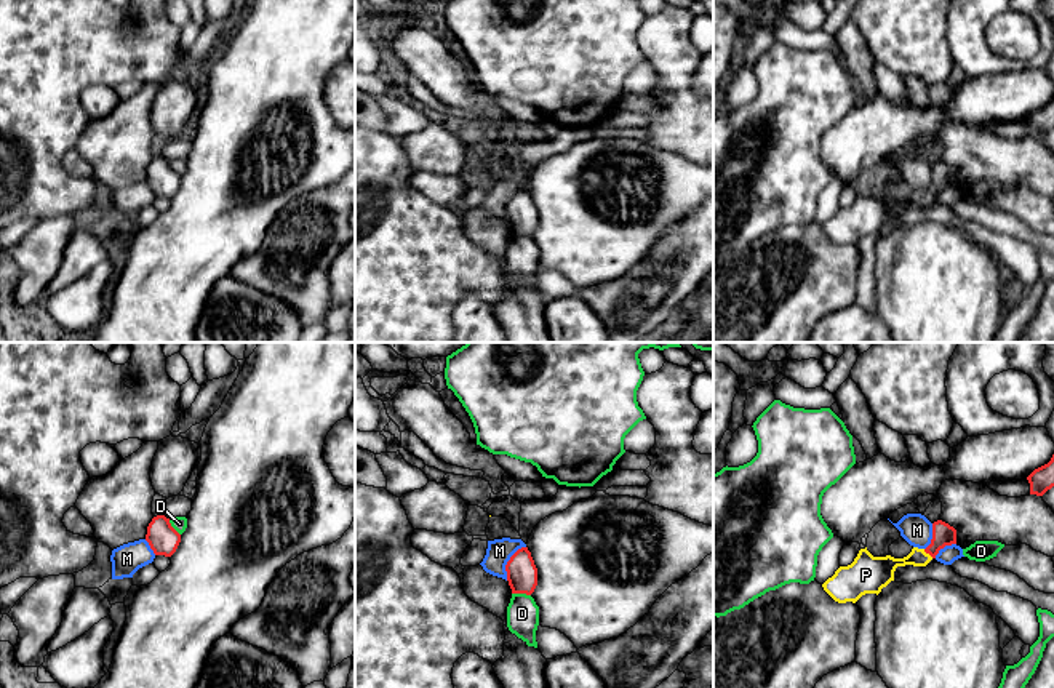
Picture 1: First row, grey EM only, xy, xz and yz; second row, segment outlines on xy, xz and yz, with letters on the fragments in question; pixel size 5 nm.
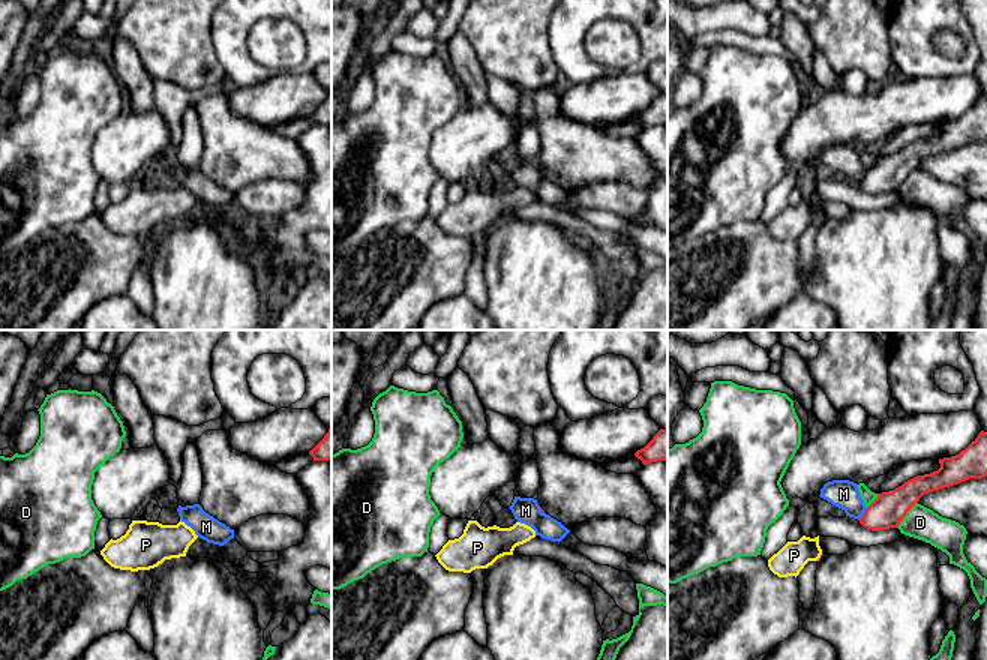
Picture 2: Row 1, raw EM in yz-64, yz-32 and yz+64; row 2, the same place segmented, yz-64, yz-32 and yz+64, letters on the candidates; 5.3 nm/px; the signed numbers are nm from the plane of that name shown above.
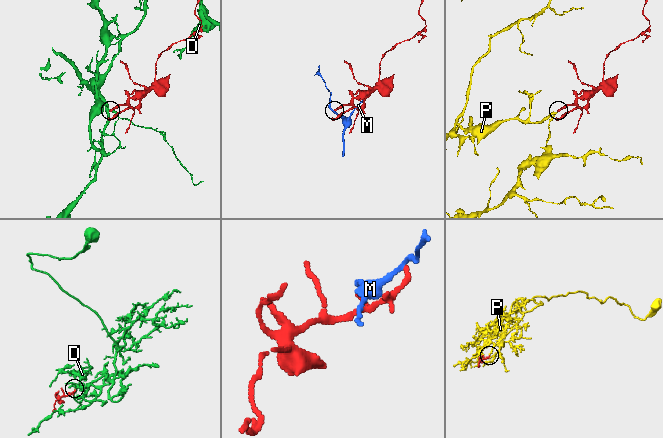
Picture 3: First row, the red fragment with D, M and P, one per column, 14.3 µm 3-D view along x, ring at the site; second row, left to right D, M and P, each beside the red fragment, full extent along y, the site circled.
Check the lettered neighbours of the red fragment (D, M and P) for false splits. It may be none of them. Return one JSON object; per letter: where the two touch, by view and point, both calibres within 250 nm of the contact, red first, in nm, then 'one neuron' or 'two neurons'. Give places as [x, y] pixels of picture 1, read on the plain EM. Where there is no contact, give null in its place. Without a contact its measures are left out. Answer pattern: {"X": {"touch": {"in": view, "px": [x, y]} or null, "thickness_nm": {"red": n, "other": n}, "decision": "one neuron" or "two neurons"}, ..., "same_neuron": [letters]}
{"D": {"touch": {"in": "xz", "px": [522, 234]}, "thickness_nm": {"red": 160, "other": 160}, "decision": "two neurons"}, "M": {"touch": {"in": "xz", "px": [507, 204]}, "thickness_nm": {"red": 160, "other": 130}, "decision": "two neurons"}, "P": {"touch": {"in": "yz", "px": [928, 194]}, "thickness_nm": {"red": 110, "other": 130}, "decision": "one neuron"}, "same_neuron": ["P"]}

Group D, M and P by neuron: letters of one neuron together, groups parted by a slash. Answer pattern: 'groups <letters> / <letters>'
groups D / M / P

